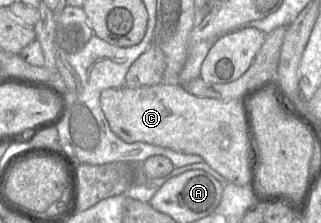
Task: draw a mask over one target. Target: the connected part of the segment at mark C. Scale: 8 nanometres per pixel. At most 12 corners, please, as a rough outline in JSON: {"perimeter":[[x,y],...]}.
{"perimeter":[[178,82],[108,88],[112,132],[248,182],[239,99]]}

